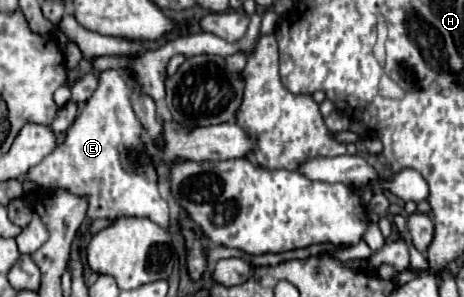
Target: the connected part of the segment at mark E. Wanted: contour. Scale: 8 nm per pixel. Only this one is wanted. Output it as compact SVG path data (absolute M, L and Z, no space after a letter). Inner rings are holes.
M104 70L98 74L98 88L86 100L84 108L76 116L74 124L66 132L66 140L52 154L48 154L38 166L30 168L28 178L38 184L38 196L50 196L58 188L66 188L68 192L78 192L78 196L90 196L90 216L88 218L120 218L120 216L144 216L156 222L162 228L168 228L168 204L160 198L156 170L148 164L142 150L142 126L132 110L130 92L124 76L118 70ZM130 150L138 152L142 168L130 168L130 158L126 156Z

